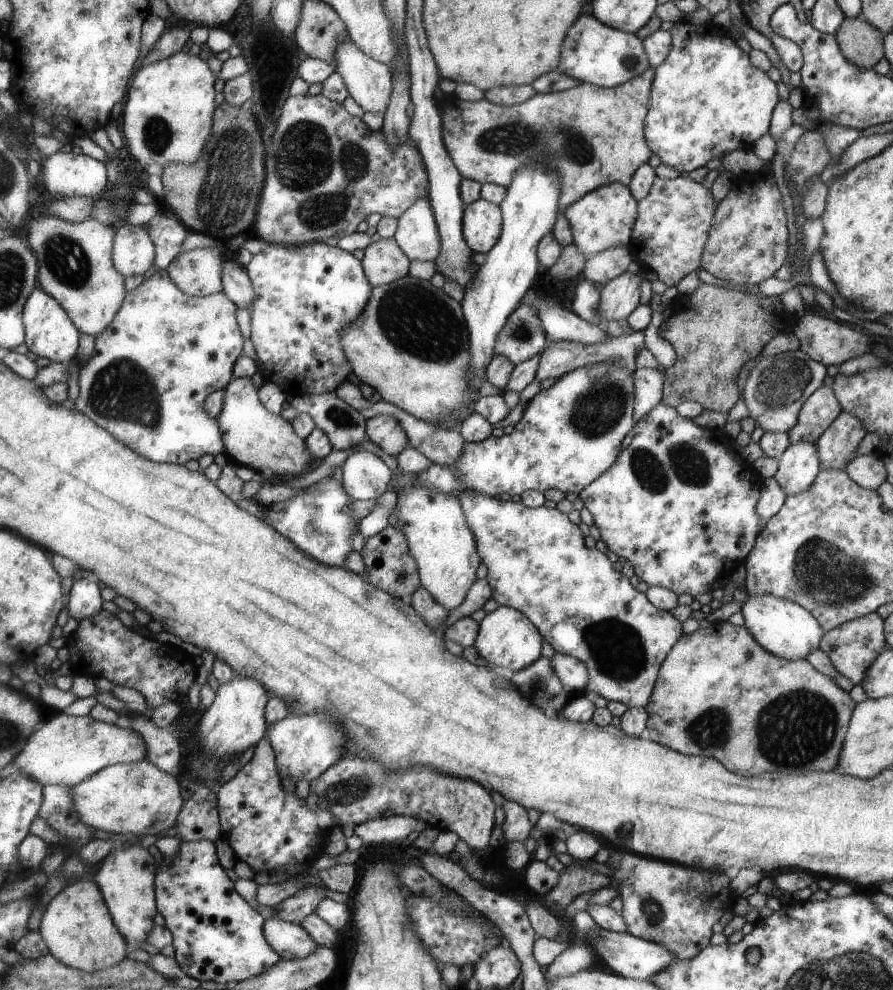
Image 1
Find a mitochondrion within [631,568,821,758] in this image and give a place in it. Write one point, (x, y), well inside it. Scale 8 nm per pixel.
(712, 729)

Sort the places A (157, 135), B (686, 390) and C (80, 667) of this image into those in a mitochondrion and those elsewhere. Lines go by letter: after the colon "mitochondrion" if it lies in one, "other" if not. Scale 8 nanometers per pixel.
A: mitochondrion
B: other
C: other

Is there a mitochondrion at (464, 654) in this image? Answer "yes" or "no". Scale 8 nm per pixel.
no

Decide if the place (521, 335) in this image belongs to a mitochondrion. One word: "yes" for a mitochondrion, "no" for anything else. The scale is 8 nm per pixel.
yes

